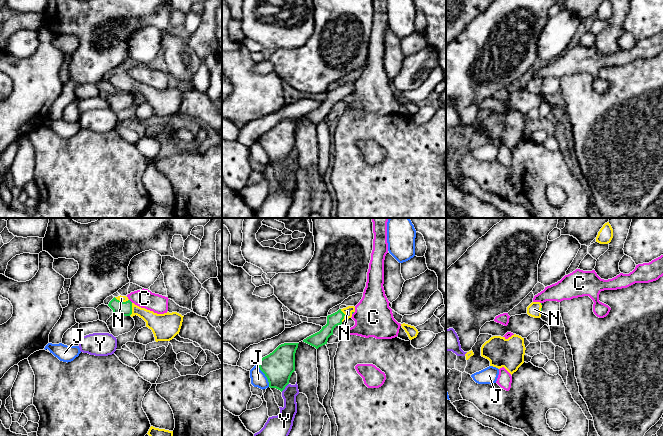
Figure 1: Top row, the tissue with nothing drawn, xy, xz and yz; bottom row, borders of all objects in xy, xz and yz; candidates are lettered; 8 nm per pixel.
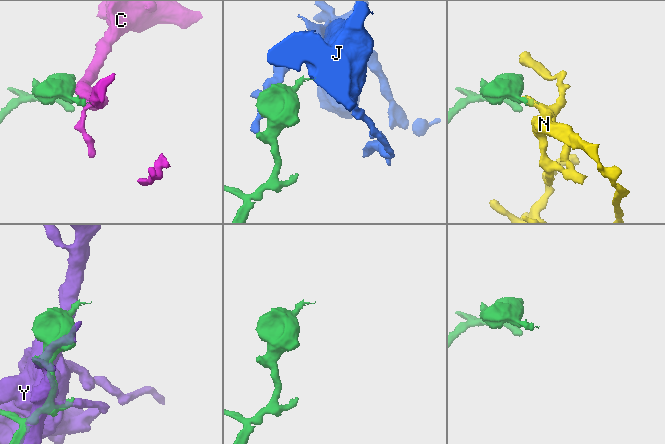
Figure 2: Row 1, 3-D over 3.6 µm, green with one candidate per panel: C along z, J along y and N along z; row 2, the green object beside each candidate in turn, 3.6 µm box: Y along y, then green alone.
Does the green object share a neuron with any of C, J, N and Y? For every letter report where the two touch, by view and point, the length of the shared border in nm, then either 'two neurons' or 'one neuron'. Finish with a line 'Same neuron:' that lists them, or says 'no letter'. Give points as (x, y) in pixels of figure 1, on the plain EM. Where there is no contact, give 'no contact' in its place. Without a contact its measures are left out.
C: contact xy (130, 77); length 40 nm; two neurons
J: contact xz (265, 151); length 200 nm; two neurons
N: contact xy (131, 85); length 110 nm; one neuron
Y: contact xz (285, 162); length 90 nm; two neurons
Same neuron: N

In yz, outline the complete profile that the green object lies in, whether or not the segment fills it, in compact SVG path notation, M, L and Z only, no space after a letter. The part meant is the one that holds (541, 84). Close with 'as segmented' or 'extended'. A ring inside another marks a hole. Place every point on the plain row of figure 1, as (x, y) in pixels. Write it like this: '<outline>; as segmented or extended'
M532 78L527 83L527 90L531 93L534 93L534 94L540 94L541 87L542 87L542 81L540 78Z; extended

